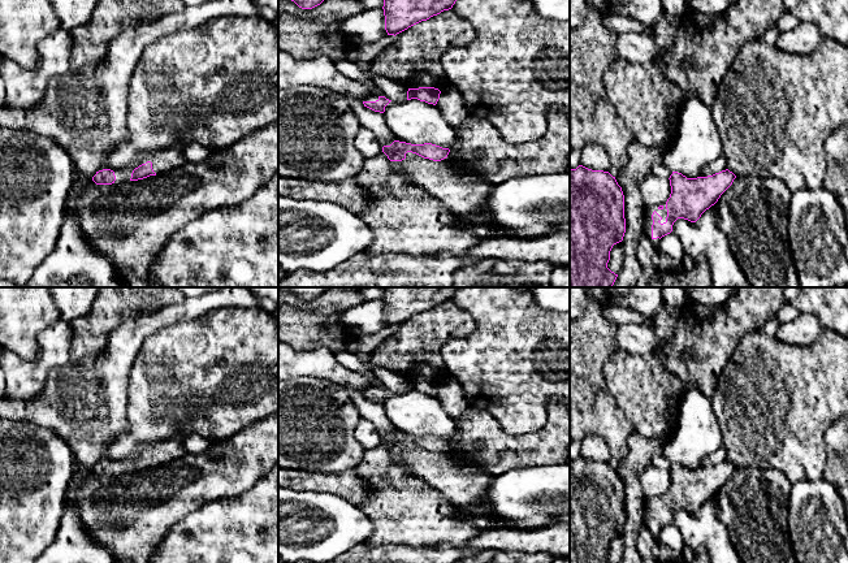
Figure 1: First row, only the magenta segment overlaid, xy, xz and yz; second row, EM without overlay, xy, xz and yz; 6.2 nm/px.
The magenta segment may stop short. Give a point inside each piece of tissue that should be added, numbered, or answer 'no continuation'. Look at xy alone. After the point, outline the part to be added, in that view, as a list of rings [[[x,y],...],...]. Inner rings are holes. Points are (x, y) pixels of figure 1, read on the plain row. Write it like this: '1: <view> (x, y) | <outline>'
1: xy (164, 451) | [[[176,434],[173,438],[161,441],[159,443],[153,443],[152,446],[140,449],[134,456],[130,459],[124,459],[116,462],[116,475],[127,473],[131,469],[131,464],[135,459],[147,452],[152,454],[152,460],[156,465],[161,465],[169,463],[177,458],[181,458],[186,454],[182,447],[183,438],[189,434]]]

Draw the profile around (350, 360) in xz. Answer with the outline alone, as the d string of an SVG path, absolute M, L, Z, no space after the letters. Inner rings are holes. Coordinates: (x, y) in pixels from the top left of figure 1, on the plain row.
M338 351L336 352L336 359L347 368L363 374L373 386L385 387L381 380L372 371L371 365L360 361L354 354L349 351Z

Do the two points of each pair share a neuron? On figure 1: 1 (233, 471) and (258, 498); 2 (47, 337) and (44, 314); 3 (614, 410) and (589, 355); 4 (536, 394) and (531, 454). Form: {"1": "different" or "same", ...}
{"1": "different", "2": "different", "3": "same", "4": "different"}

